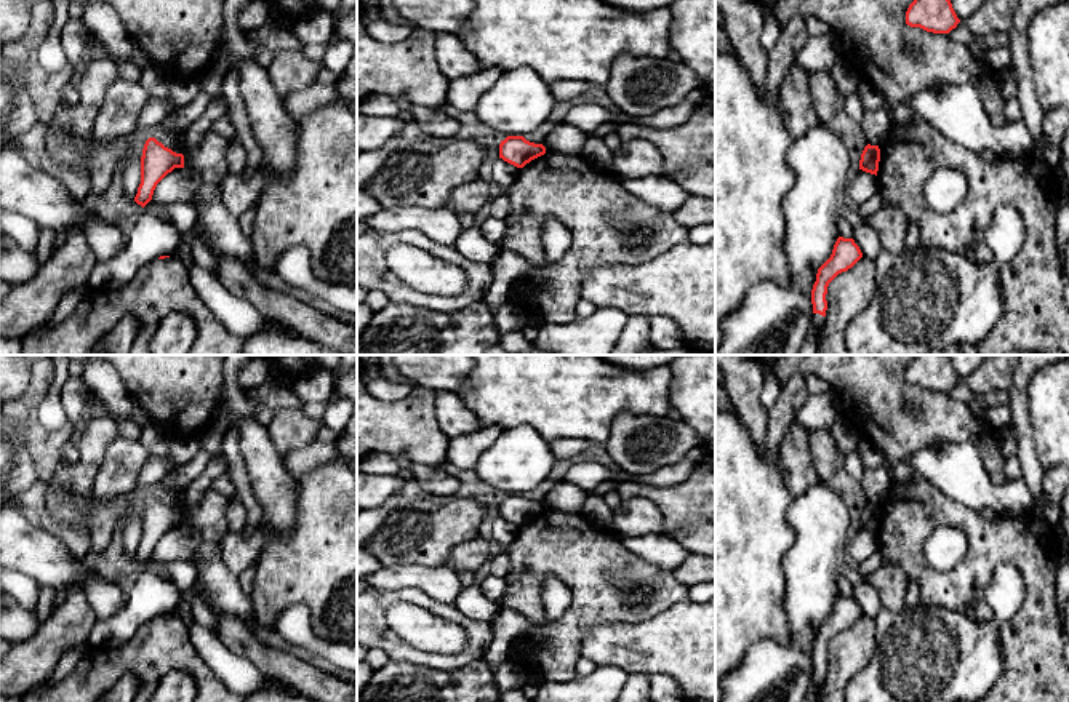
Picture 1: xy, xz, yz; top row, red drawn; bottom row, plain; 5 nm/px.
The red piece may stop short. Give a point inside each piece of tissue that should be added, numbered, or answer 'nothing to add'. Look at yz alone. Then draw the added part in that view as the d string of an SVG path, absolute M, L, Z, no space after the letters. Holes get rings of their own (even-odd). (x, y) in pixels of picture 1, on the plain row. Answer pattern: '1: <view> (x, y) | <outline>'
1: yz (818, 682) | M813 672L811 686L803 702L818 702L818 696L823 692L824 684L826 684L826 675Z

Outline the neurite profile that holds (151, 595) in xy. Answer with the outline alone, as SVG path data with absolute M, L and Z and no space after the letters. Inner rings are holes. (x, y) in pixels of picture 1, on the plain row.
M142 571L125 606L104 620L96 620L88 644L91 649L120 646L160 614L179 616L181 590L170 577Z

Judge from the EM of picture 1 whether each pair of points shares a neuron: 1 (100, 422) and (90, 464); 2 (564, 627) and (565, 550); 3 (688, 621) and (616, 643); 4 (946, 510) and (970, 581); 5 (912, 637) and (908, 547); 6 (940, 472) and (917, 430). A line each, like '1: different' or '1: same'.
1: same
2: same
3: same
4: same
5: different
6: different

